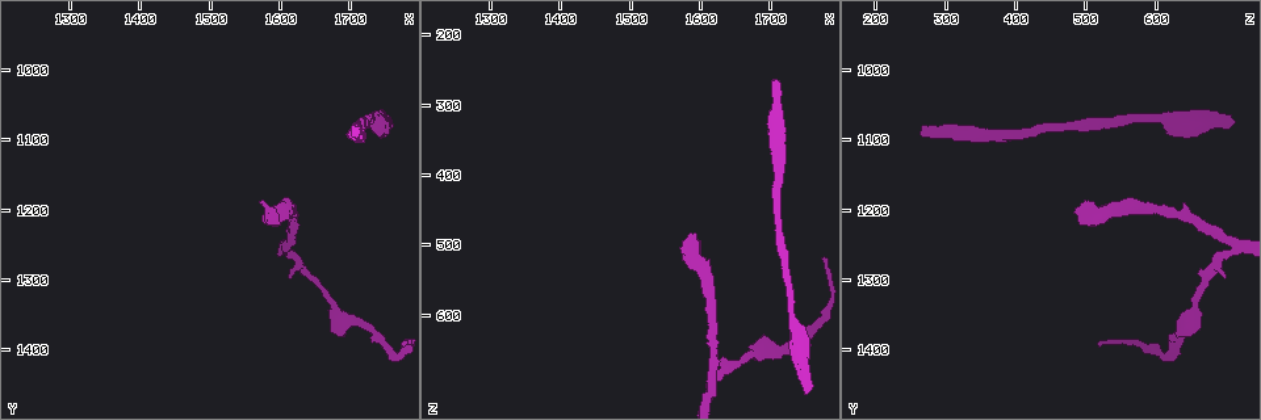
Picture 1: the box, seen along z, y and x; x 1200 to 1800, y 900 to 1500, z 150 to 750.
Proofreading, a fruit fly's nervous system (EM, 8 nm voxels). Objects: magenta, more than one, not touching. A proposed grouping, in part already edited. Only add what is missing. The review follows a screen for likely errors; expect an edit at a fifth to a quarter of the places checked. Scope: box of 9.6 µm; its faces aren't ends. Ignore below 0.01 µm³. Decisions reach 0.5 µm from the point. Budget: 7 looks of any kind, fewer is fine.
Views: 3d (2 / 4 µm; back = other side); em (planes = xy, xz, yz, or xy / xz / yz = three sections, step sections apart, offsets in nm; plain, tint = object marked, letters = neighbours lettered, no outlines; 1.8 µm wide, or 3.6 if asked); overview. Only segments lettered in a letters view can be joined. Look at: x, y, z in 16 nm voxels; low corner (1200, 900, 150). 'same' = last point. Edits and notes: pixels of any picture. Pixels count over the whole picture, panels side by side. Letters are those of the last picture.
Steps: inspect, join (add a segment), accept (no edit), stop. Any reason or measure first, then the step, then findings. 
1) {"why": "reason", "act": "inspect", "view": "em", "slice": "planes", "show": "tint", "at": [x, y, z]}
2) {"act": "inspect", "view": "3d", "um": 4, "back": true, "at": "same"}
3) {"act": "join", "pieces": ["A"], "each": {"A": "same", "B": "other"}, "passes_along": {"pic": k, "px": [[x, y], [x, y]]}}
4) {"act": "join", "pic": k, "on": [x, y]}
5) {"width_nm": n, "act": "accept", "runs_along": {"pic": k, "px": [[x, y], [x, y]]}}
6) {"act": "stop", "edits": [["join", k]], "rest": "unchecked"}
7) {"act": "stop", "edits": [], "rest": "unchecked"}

{"why": "long arm stops here", "act": "inspect", "view": "em", "slice": "xy", "step": 4, "show": "letters", "at": [1595, 1205, 485]}

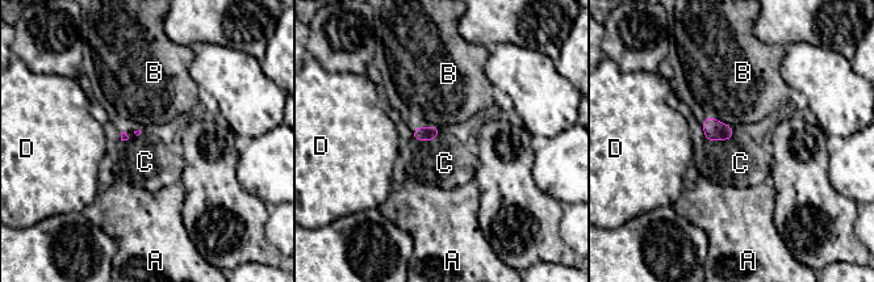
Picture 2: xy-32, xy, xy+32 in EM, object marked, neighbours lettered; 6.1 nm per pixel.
{"act": "inspect", "view": "em", "slice": "planes", "show": "letters", "at": "same"}

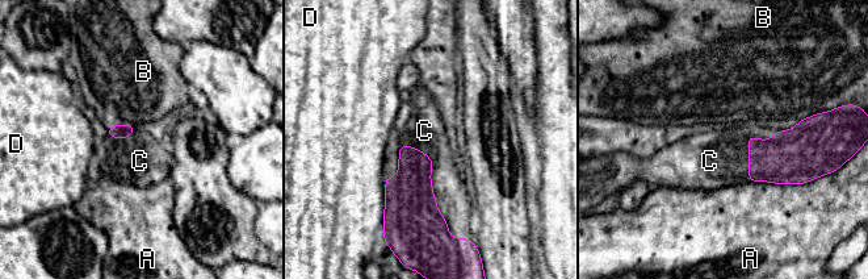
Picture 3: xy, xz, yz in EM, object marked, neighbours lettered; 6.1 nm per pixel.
{"act": "join", "pieces": ["C"], "each": {"A": "other", "B": "other", "C": "same", "D": "other"}, "passes_along": {"pic": 3, "px": [[411, 213], [430, 178], [430, 137]]}, "found": "the cell continues"}

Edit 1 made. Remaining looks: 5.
{"act": "inspect", "view": "overview"}

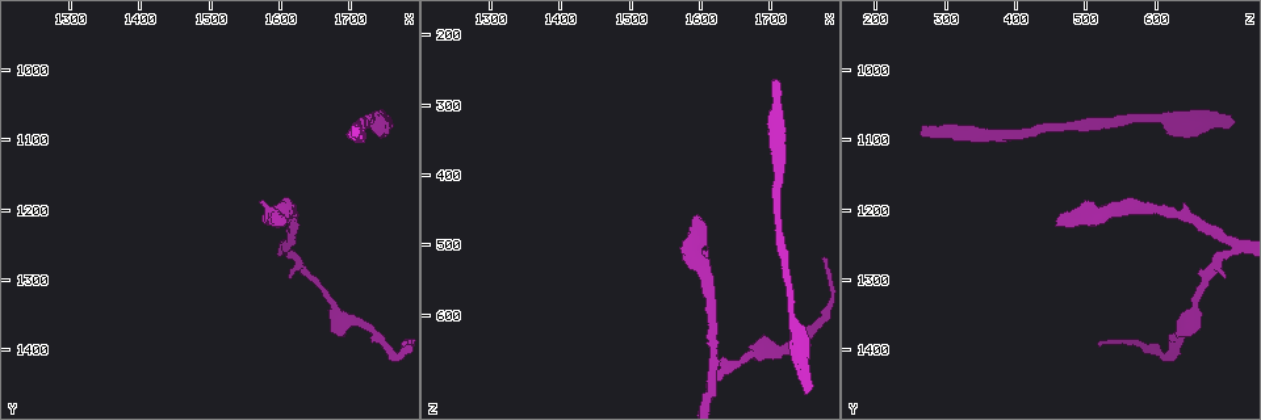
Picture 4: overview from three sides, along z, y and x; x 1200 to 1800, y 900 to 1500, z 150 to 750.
{"why": "free end", "act": "inspect", "view": "em", "slice": "planes", "show": "tint", "at": [1750, 1075, 710]}

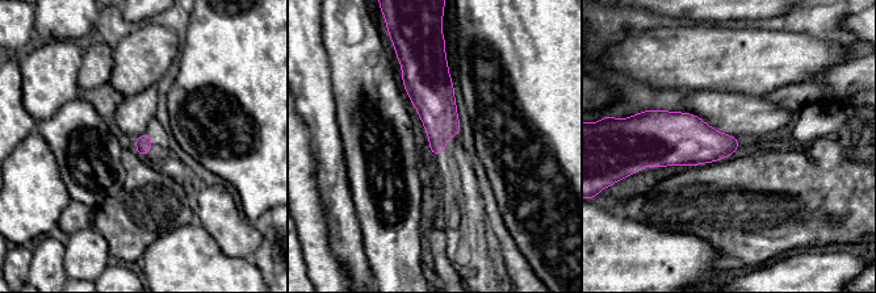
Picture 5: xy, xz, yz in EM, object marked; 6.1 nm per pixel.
{"act": "inspect", "view": "em", "slice": "planes", "show": "letters", "at": "same"}

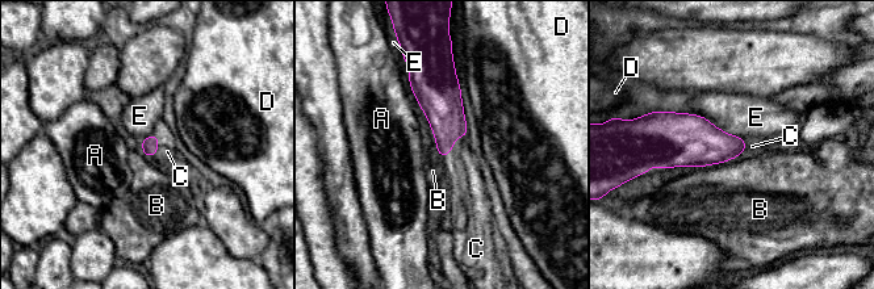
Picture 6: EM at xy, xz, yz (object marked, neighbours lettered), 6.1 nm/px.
{"act": "join", "pieces": ["C"], "each": {"A": "other", "B": "other", "C": "same", "D": "other", "E": "other"}, "passes_along": {"pic": 6, "px": [[442, 104], [452, 143], [459, 167]]}, "found": "it goes on there"}

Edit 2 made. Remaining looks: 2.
{"act": "stop", "edits": [["join", 3], ["join", 6]], "rest": "unchecked"}

